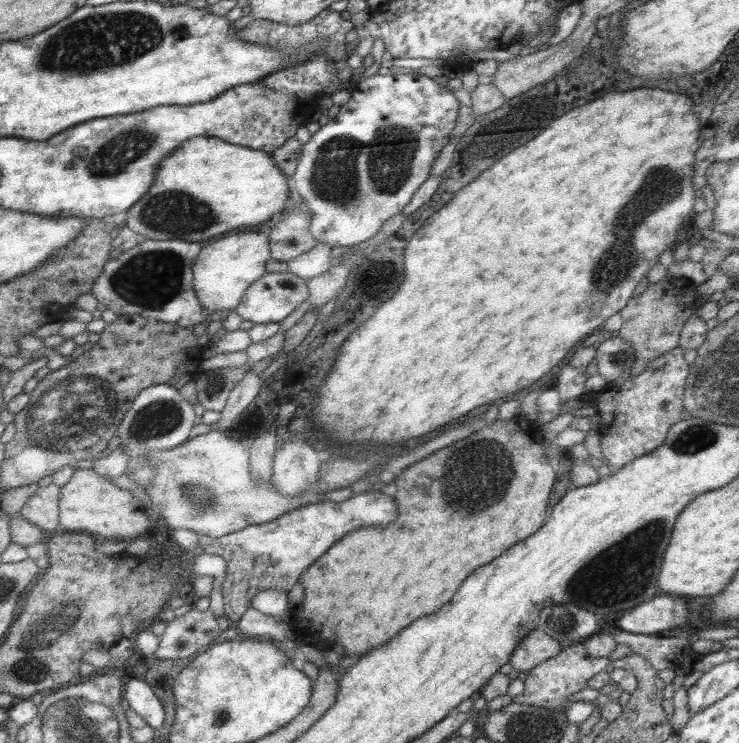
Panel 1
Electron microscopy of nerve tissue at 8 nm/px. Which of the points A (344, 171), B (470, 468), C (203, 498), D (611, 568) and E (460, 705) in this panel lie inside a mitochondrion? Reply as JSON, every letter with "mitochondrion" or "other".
{"A":"mitochondrion","B":"mitochondrion","C":"mitochondrion","D":"mitochondrion","E":"other"}

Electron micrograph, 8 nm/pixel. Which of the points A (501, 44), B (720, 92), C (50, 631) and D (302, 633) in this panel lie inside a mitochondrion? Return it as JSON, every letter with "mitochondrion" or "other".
{"A":"other","B":"other","C":"mitochondrion","D":"other"}

